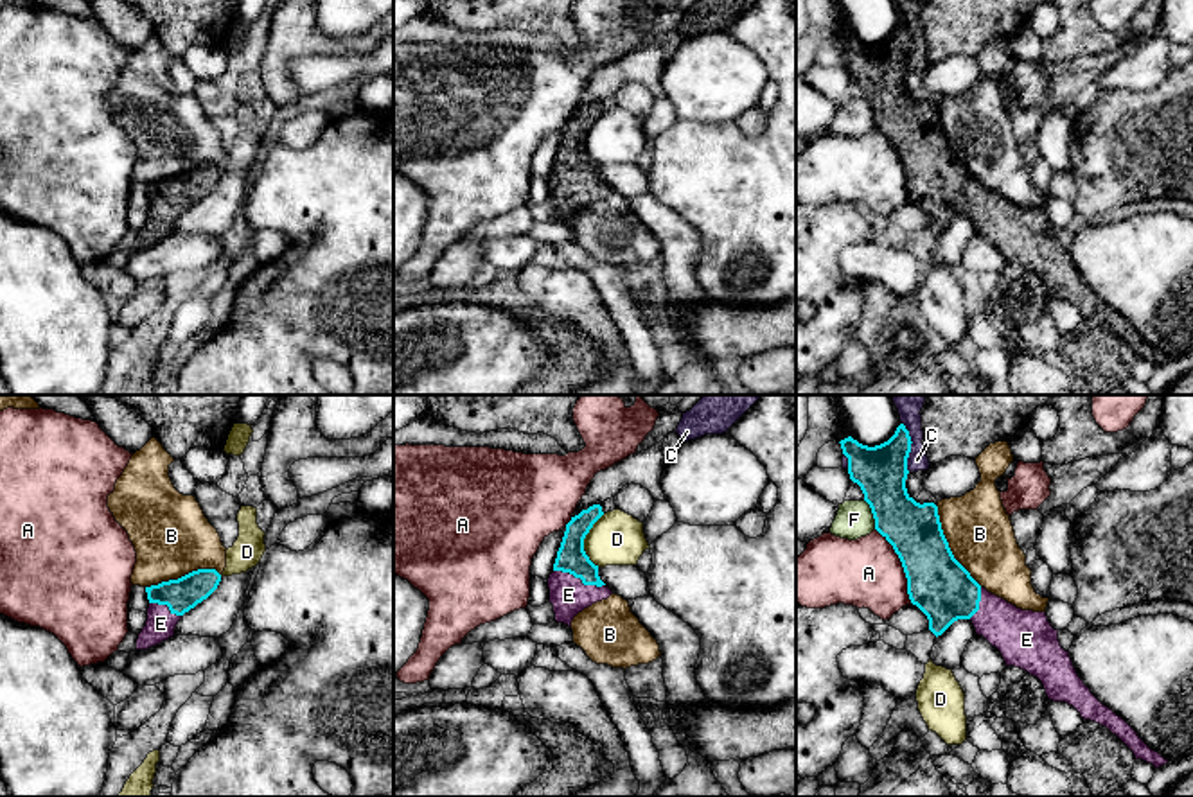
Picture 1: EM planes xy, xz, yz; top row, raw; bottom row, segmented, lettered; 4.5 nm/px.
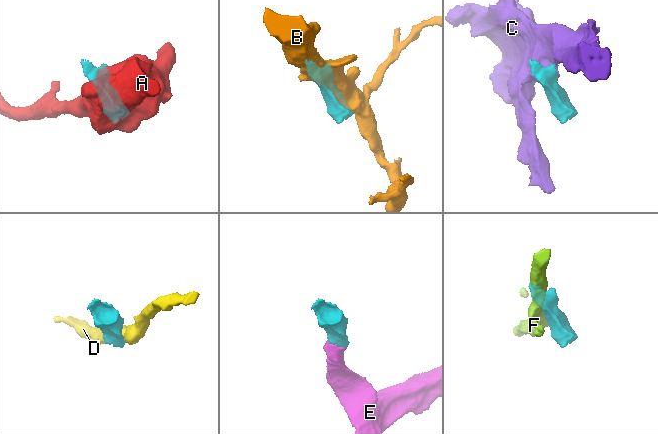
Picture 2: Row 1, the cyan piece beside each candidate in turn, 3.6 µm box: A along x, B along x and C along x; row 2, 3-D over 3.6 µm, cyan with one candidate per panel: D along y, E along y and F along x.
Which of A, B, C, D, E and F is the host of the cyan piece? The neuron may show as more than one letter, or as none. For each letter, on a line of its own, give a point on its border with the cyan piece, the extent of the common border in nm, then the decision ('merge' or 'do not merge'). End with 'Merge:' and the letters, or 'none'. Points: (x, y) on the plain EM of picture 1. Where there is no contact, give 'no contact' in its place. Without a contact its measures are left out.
A: yz (902, 164) | 380 nm | do not merge
B: yz (947, 144) | 420 nm | do not merge
C: yz (910, 45) | 220 nm | do not merge
D: xz (583, 139) | 240 nm | do not merge
E: xz (579, 175) | 240 nm | merge
F: yz (872, 110) | 140 nm | do not merge
Merge: E

